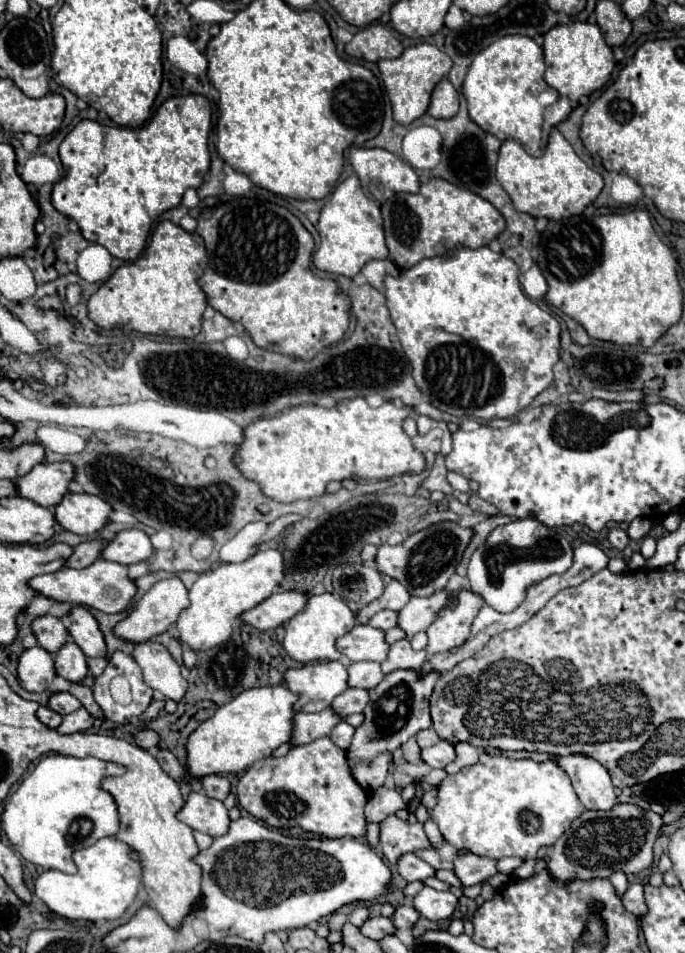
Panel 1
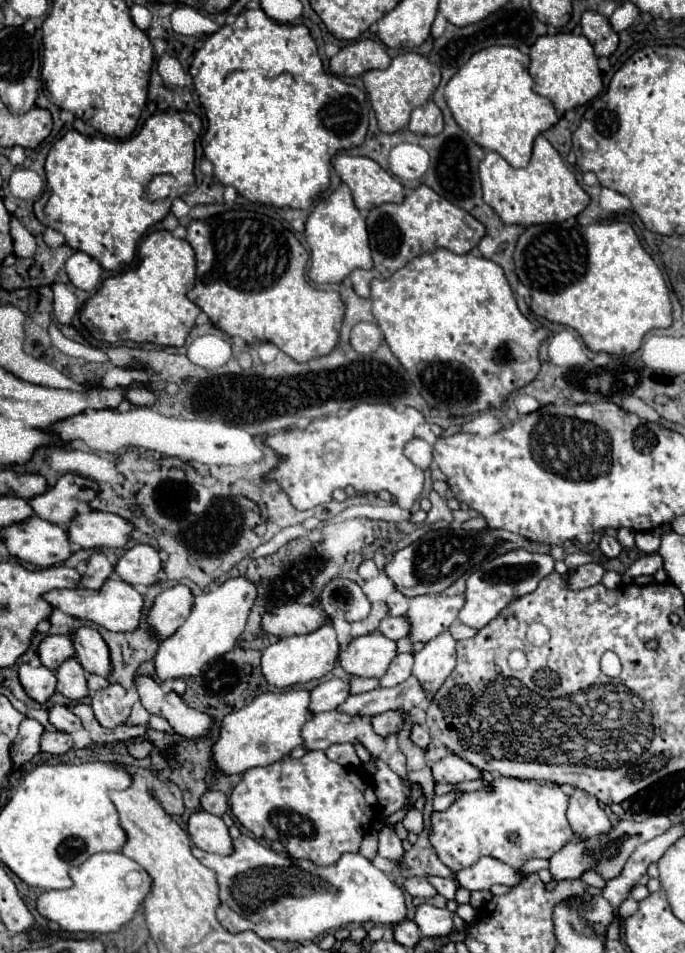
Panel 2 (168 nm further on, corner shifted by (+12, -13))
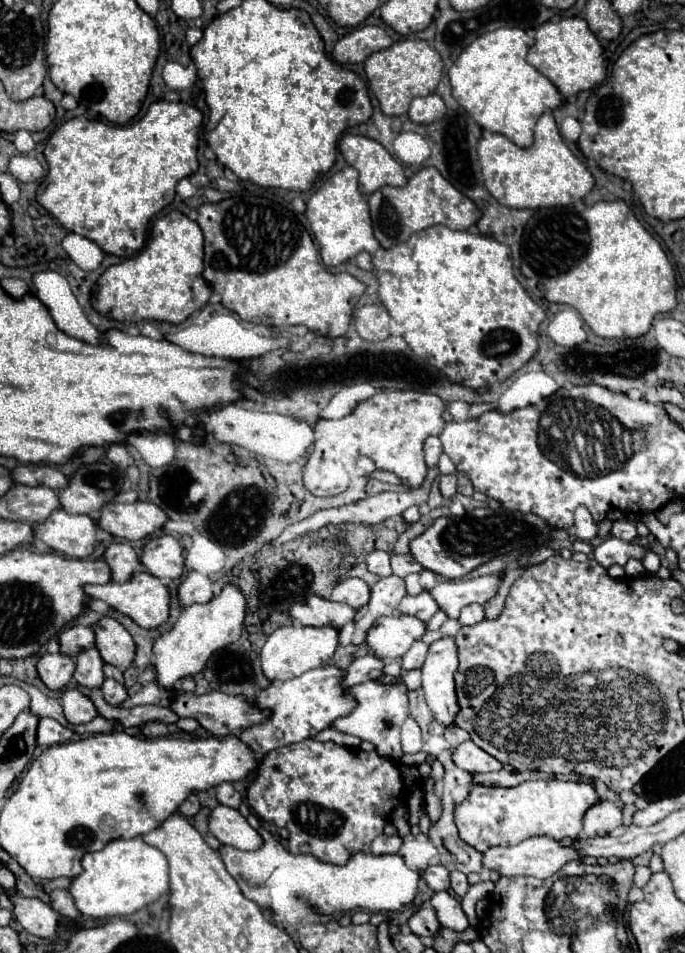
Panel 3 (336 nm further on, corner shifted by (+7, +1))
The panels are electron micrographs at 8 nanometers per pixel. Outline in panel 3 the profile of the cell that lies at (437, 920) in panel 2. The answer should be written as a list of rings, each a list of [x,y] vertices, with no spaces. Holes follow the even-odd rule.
[[[435,892],[435,896],[431,898],[431,906],[435,908],[439,922],[445,928],[463,932],[469,926],[469,920],[461,908],[461,902],[453,898],[449,892]]]

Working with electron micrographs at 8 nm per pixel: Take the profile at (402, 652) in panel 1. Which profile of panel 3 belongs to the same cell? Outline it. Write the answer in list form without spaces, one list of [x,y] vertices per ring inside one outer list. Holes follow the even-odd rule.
[[[415,642],[409,652],[403,656],[403,670],[413,670],[413,668],[421,668],[423,662],[425,662],[425,656],[427,656],[427,650],[429,646],[425,642]]]

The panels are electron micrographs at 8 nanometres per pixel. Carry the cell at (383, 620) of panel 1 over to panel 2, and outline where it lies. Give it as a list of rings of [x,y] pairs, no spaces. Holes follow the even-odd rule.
[[[386,616],[386,618],[380,622],[378,632],[384,634],[386,638],[390,638],[390,640],[398,640],[398,638],[408,636],[408,622],[404,622],[404,616],[400,616],[400,618]]]

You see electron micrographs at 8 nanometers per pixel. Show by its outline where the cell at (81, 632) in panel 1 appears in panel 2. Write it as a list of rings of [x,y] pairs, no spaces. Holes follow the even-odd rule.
[[[80,626],[72,634],[72,644],[76,650],[76,660],[86,672],[108,676],[112,666],[108,662],[108,646],[102,640],[100,632],[90,626]]]

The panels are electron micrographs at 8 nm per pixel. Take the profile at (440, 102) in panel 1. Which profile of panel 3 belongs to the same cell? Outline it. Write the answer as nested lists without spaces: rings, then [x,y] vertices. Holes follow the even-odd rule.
[[[435,92],[423,98],[415,98],[409,108],[409,118],[415,124],[433,124],[445,116],[445,102]]]

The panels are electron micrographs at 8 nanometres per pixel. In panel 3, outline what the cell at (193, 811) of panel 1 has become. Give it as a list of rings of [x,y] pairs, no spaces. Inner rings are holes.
[[[217,806],[209,816],[209,832],[221,842],[235,846],[239,850],[257,850],[263,846],[263,838],[249,822],[239,814],[239,810],[229,806]]]

